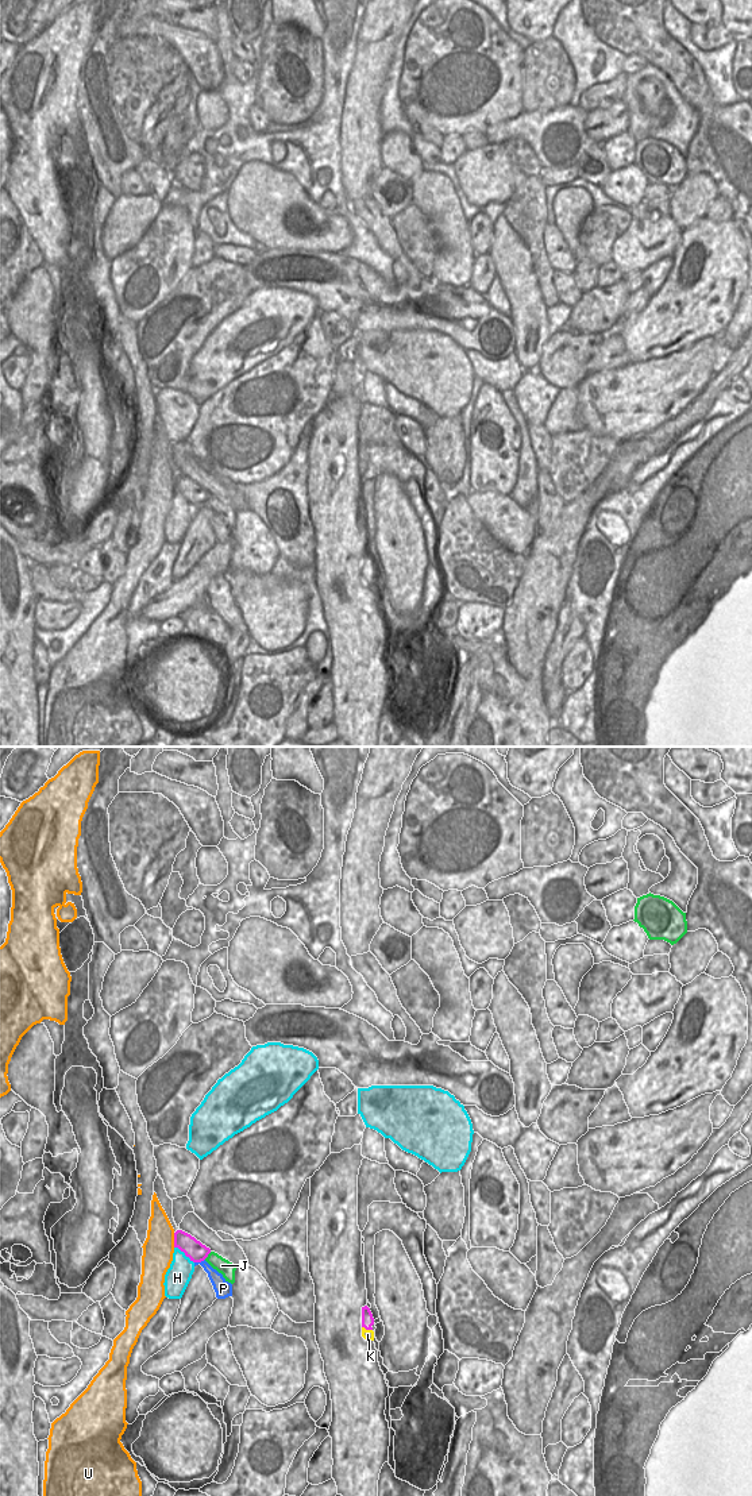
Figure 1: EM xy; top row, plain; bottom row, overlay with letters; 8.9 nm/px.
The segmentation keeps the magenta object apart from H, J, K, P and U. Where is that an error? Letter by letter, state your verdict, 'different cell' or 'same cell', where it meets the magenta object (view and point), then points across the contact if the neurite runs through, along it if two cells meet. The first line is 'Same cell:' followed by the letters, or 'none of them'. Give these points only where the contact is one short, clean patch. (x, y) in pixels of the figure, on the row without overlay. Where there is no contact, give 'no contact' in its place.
Same cell: K
H: different cell | xy (184, 496) | along xy (174, 490), (193, 506)
J: different cell | xy (207, 500)
K: same cell | xy (367, 573) | across xy (367, 565), (367, 573), (367, 578)
P: different cell | xy (199, 505)
U: different cell | xy (174, 484)

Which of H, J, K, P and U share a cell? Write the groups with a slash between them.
H / J / K / P / U

